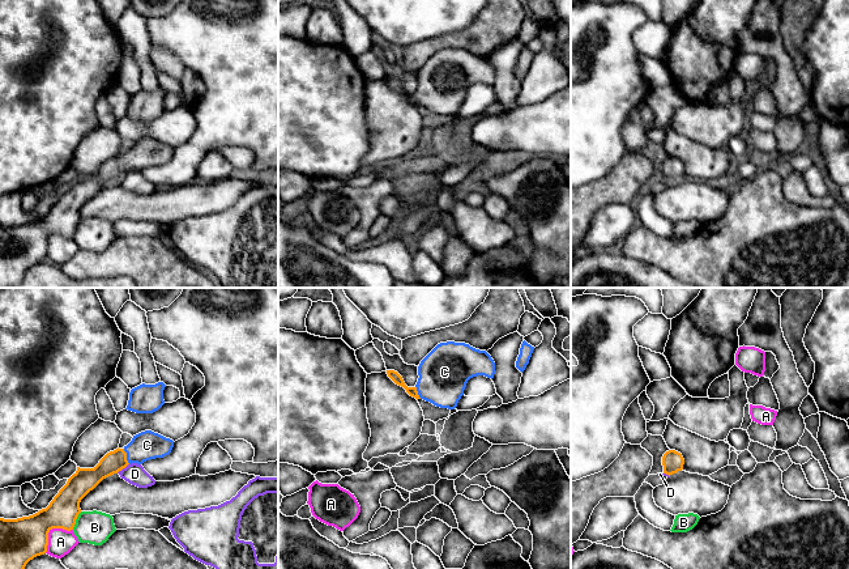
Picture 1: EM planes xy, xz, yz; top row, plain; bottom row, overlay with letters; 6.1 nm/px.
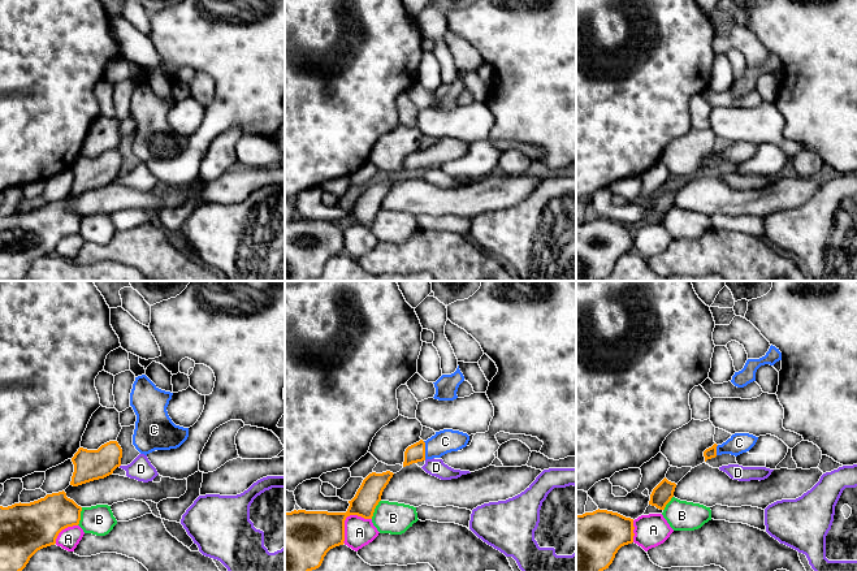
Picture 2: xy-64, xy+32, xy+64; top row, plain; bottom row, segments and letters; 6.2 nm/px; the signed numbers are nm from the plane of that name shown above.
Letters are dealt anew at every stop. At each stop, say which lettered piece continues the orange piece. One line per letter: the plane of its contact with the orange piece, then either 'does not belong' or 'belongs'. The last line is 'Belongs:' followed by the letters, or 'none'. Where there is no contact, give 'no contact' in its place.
A: xy | does not belong
B: xy | does not belong
C: xy | belongs
D: xy | does not belong
Belongs: C

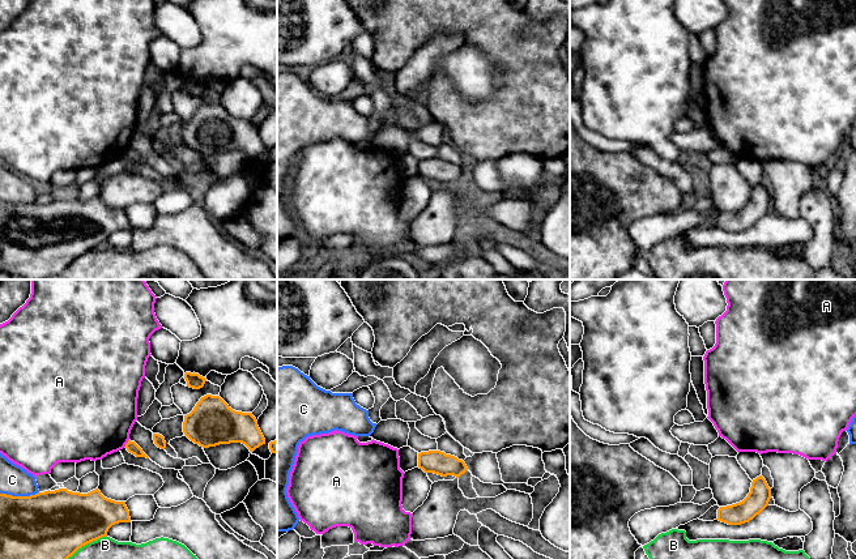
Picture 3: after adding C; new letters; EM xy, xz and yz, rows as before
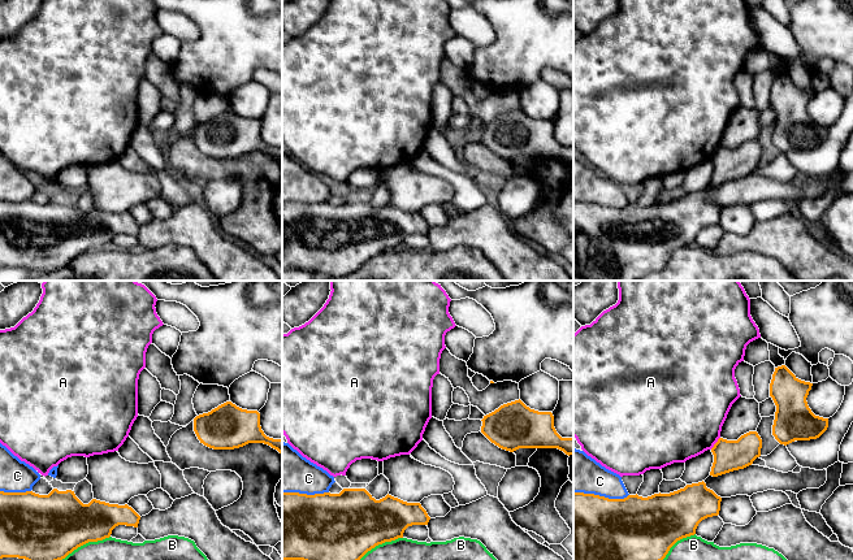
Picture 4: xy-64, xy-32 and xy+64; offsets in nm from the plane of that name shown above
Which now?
A: xy | does not belong
B: xy | does not belong
C: xy | does not belong
Belongs: none

